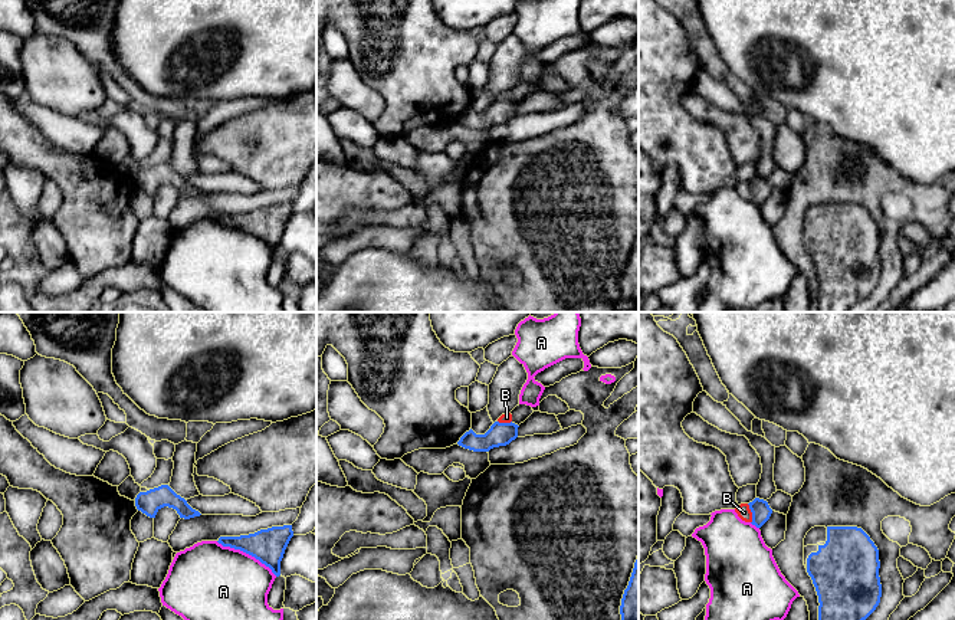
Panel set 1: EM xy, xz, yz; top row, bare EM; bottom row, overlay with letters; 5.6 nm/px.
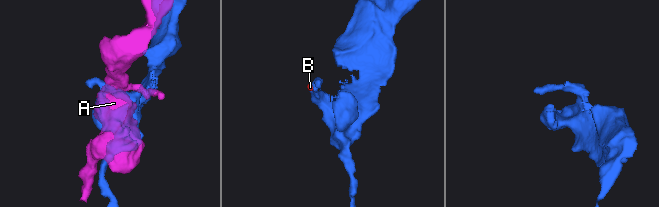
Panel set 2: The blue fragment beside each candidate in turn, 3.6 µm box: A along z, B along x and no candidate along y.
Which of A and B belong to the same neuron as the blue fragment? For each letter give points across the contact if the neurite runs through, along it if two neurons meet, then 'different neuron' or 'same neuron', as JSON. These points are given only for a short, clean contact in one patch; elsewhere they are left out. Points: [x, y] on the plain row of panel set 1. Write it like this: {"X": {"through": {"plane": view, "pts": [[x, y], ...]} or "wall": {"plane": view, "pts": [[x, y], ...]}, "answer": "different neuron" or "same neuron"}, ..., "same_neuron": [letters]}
{"A": {"answer": "different neuron"}, "B": {"through": {"plane": "yz", "pts": [[760, 186], [752, 192], [744, 190]]}, "answer": "same neuron"}, "same_neuron": ["B"]}

